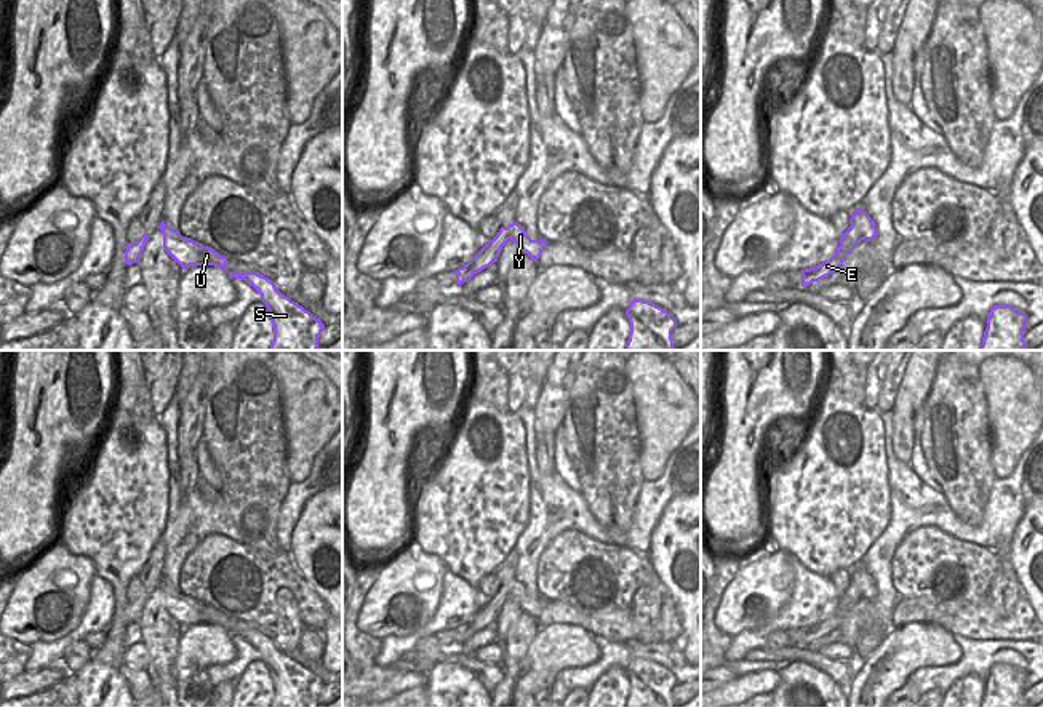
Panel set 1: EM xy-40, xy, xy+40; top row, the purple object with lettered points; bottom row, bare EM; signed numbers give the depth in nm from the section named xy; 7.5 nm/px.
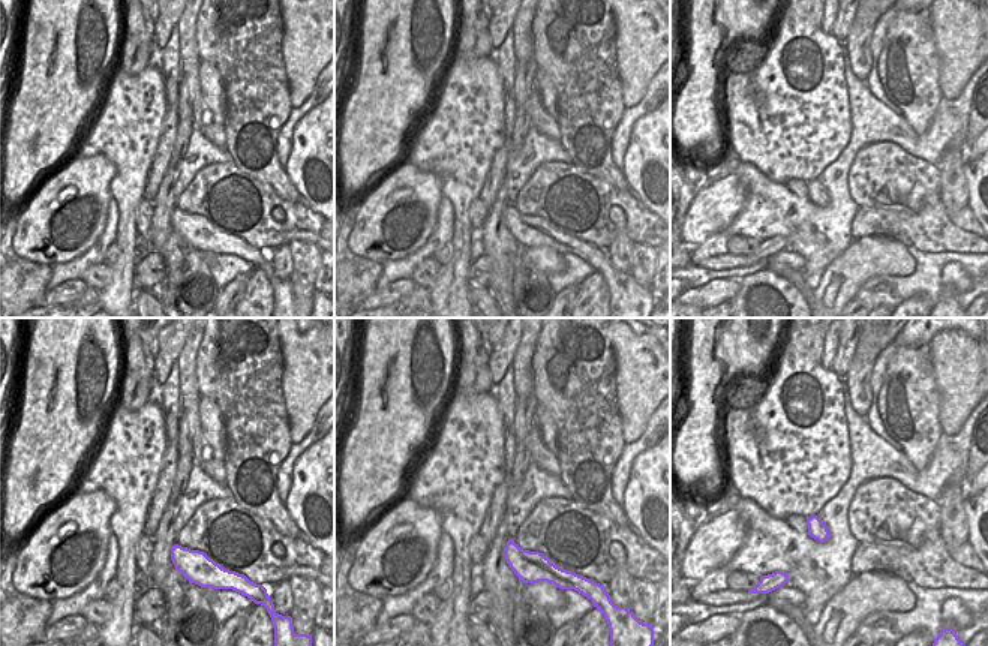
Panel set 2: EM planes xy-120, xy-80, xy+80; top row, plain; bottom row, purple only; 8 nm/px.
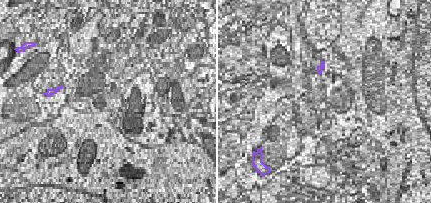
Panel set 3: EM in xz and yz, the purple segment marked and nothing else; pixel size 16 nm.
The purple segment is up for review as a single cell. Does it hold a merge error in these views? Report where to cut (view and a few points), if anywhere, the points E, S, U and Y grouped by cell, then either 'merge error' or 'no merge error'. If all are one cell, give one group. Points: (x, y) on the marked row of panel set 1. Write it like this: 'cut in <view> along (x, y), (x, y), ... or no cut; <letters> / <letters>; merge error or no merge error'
cut in xy+40 along (851, 224), (864, 239); E / S U Y; merge error

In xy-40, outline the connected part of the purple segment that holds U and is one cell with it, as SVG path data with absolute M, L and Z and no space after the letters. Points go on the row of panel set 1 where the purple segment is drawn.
M163 221L165 251L186 270L197 266L224 269L232 278L242 278L253 286L266 304L274 326L274 341L269 350L317 350L325 325L298 302L278 291L275 283L258 272L229 272L227 258L210 246L182 237Z

